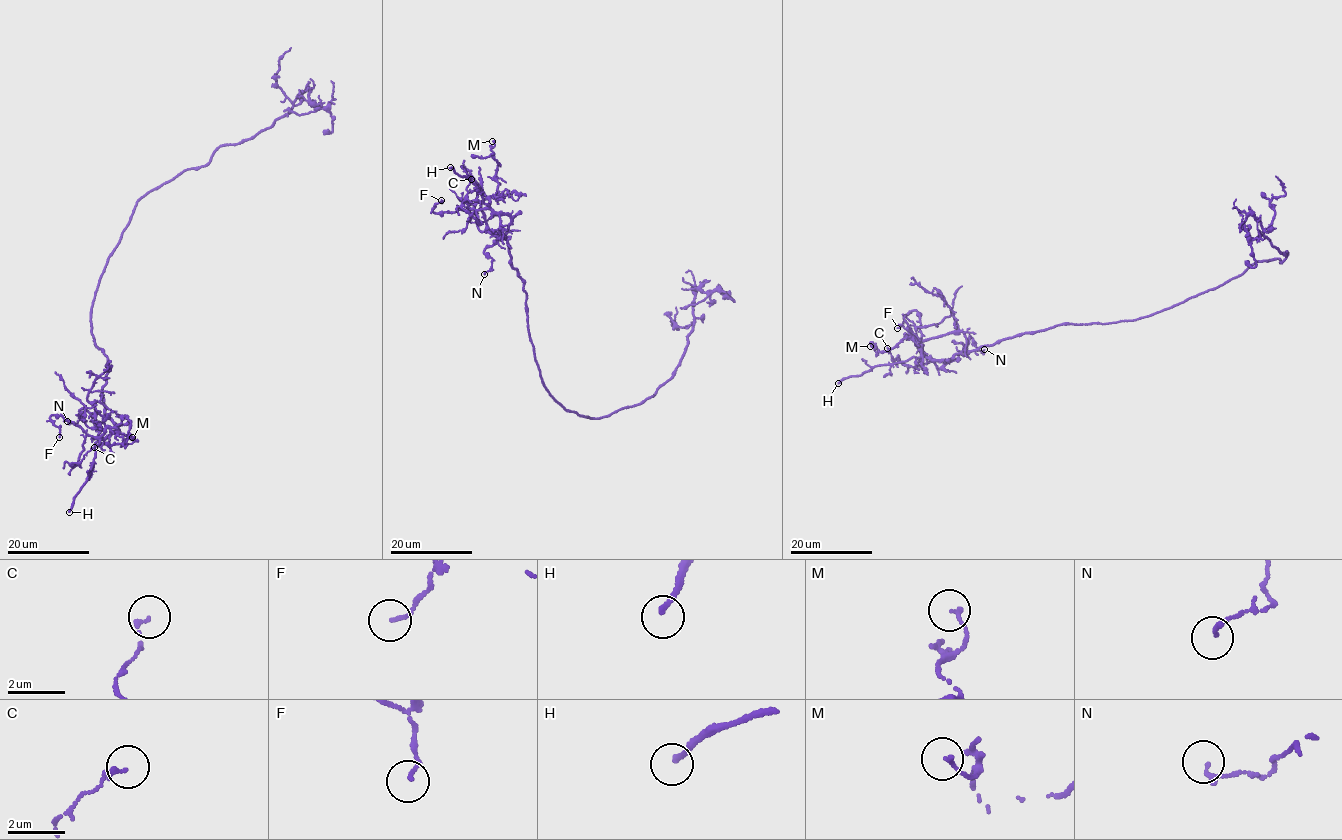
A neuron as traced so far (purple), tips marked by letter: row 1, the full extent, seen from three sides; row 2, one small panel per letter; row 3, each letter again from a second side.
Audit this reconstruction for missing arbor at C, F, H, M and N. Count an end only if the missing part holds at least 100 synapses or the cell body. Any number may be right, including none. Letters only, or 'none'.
H

